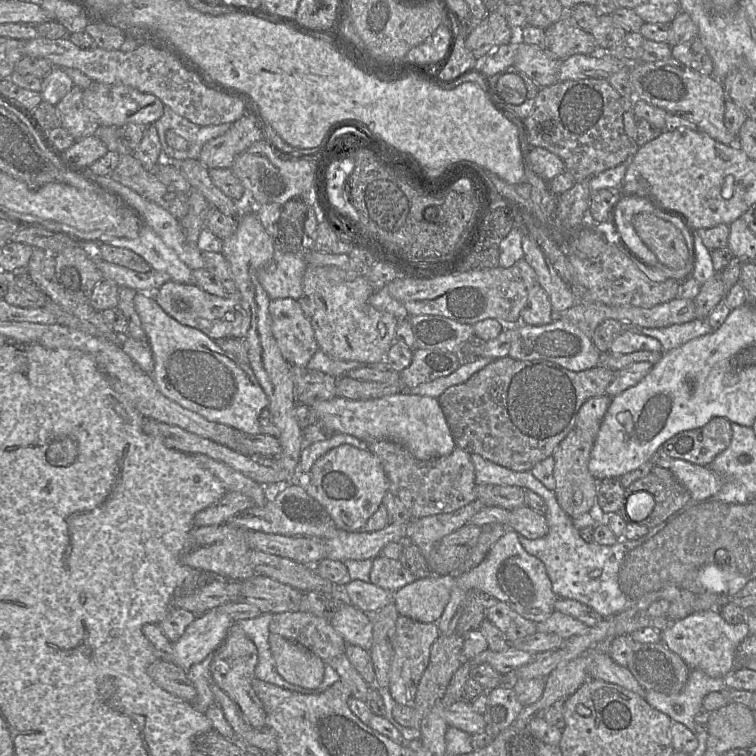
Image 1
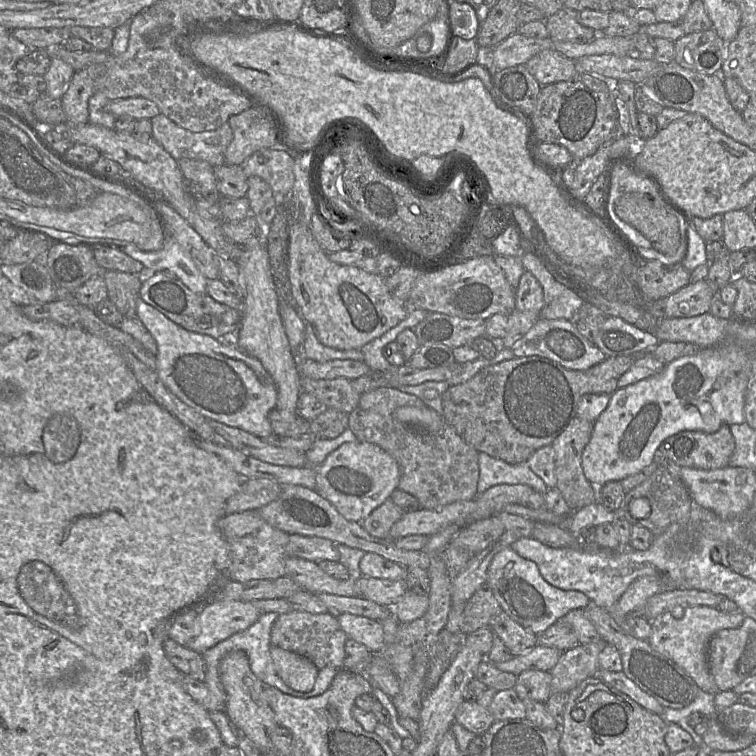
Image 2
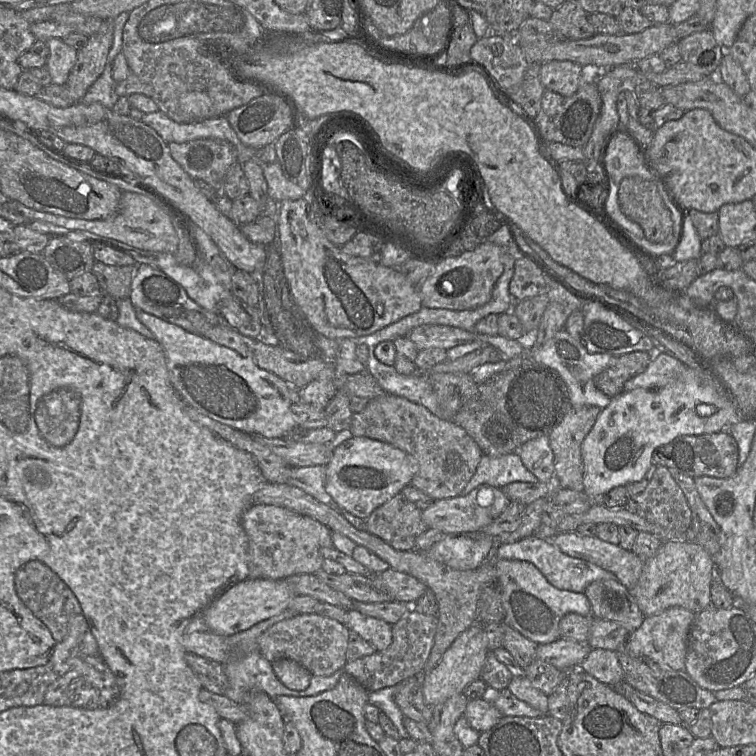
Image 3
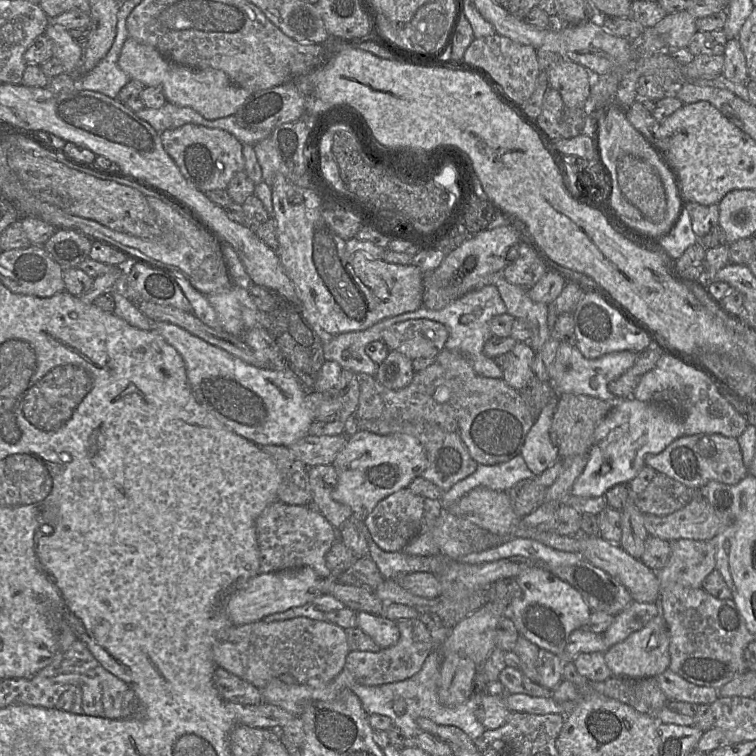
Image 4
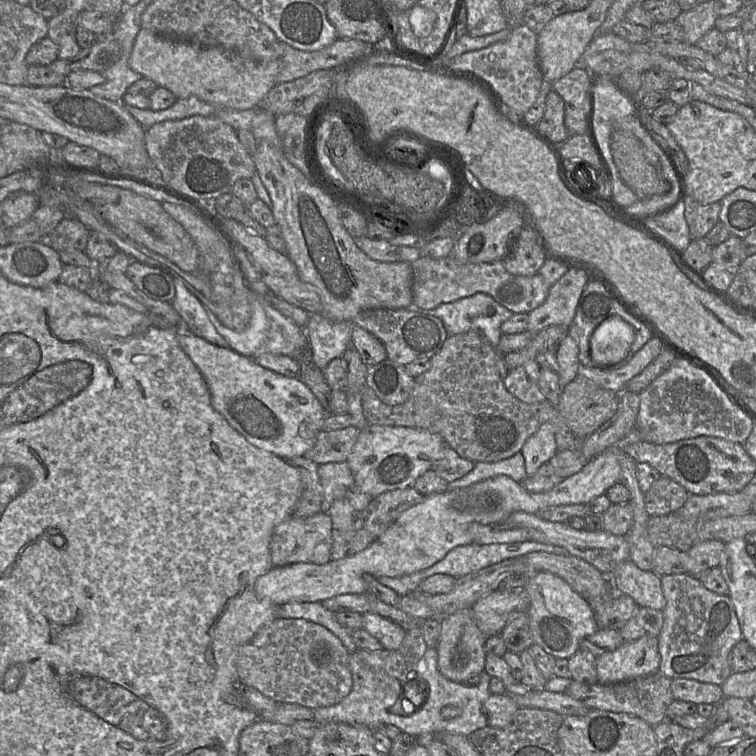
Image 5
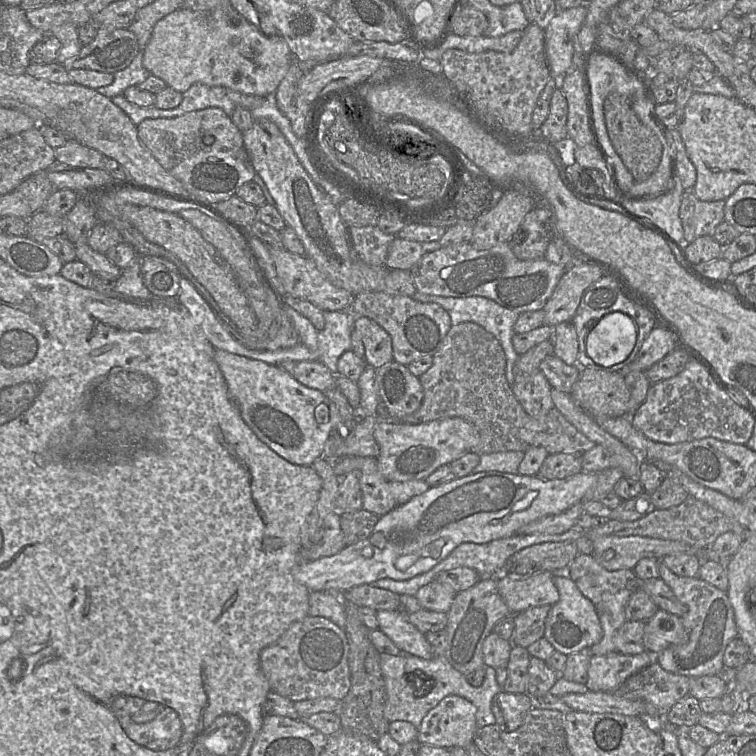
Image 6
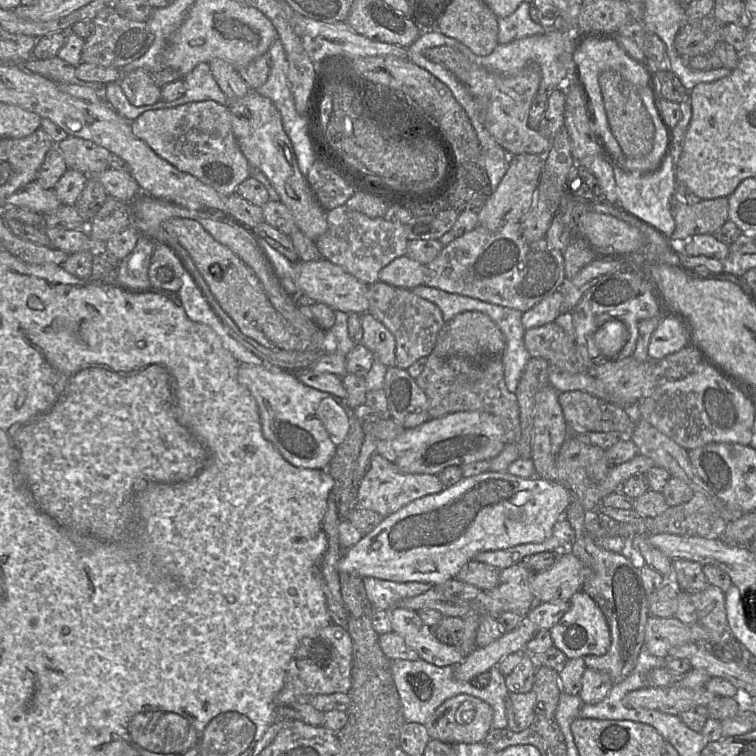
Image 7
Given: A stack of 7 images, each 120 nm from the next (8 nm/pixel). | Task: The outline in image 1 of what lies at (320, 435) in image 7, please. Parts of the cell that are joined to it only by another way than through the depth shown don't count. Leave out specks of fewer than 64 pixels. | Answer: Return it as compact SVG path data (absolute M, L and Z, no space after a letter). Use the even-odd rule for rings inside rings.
M137 292L134 307L153 353L154 369L151 376L160 392L181 407L209 421L225 424L247 434L260 434L258 416L264 408L268 408L269 399L250 365L221 349L200 330L180 324L159 306L152 294Z

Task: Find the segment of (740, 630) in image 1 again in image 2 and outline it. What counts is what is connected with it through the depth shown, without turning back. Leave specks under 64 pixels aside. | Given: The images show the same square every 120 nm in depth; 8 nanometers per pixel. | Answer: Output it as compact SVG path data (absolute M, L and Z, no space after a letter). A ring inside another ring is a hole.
M689 606L680 617L675 617L672 612L666 612L653 620L652 632L647 641L655 651L680 666L702 691L715 695L719 690L709 669L709 642L720 630L740 627L744 619L745 615L741 611L723 613L716 607Z

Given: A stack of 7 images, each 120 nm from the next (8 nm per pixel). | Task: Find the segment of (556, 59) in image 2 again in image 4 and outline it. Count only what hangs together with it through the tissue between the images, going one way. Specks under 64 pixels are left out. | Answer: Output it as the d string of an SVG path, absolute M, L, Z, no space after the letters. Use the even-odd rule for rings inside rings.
M561 59L548 67L548 82L550 88L560 93L568 107L583 107L590 95L591 85L587 69L569 59Z

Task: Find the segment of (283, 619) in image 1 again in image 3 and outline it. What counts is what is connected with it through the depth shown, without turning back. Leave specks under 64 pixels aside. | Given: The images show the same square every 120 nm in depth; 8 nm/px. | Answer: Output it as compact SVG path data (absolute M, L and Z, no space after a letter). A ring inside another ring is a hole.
M316 613L297 614L266 629L258 638L258 646L262 656L271 663L279 659L293 660L306 668L312 676L326 677L343 669L348 662L346 651L348 648L349 633L350 629L335 619Z

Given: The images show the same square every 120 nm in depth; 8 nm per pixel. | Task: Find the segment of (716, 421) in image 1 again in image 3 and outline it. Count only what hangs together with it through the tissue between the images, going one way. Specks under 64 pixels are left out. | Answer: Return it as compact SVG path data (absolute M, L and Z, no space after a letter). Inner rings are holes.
M720 431L678 436L670 443L657 448L652 454L652 462L668 469L675 469L692 478L701 476L728 478L733 476L739 468L738 457L739 448L734 437L728 431Z

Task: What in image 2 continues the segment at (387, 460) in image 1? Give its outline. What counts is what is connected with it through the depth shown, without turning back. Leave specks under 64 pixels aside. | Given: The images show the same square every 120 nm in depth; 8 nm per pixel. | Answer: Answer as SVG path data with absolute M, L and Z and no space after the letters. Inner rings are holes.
M397 388L367 391L361 394L356 408L347 414L347 428L358 441L381 447L397 461L400 467L398 489L415 496L421 508L437 509L455 501L474 499L478 495L479 452L449 425L435 434L427 434L398 422L393 412L402 406L425 404L417 396Z

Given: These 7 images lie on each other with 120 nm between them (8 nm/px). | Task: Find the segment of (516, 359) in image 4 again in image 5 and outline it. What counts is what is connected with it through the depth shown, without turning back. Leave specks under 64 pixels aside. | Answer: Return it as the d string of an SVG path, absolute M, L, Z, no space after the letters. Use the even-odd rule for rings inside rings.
M536 359L528 360L510 370L504 379L508 391L526 403L539 403L546 397L539 388L540 365Z

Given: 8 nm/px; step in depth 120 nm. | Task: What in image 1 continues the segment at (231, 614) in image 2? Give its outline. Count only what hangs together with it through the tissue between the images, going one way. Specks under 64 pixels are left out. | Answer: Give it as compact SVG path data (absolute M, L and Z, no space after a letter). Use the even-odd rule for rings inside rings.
M215 608L197 615L184 634L173 643L173 663L188 671L194 664L202 662L220 646L234 623L235 621L230 616L215 610Z

